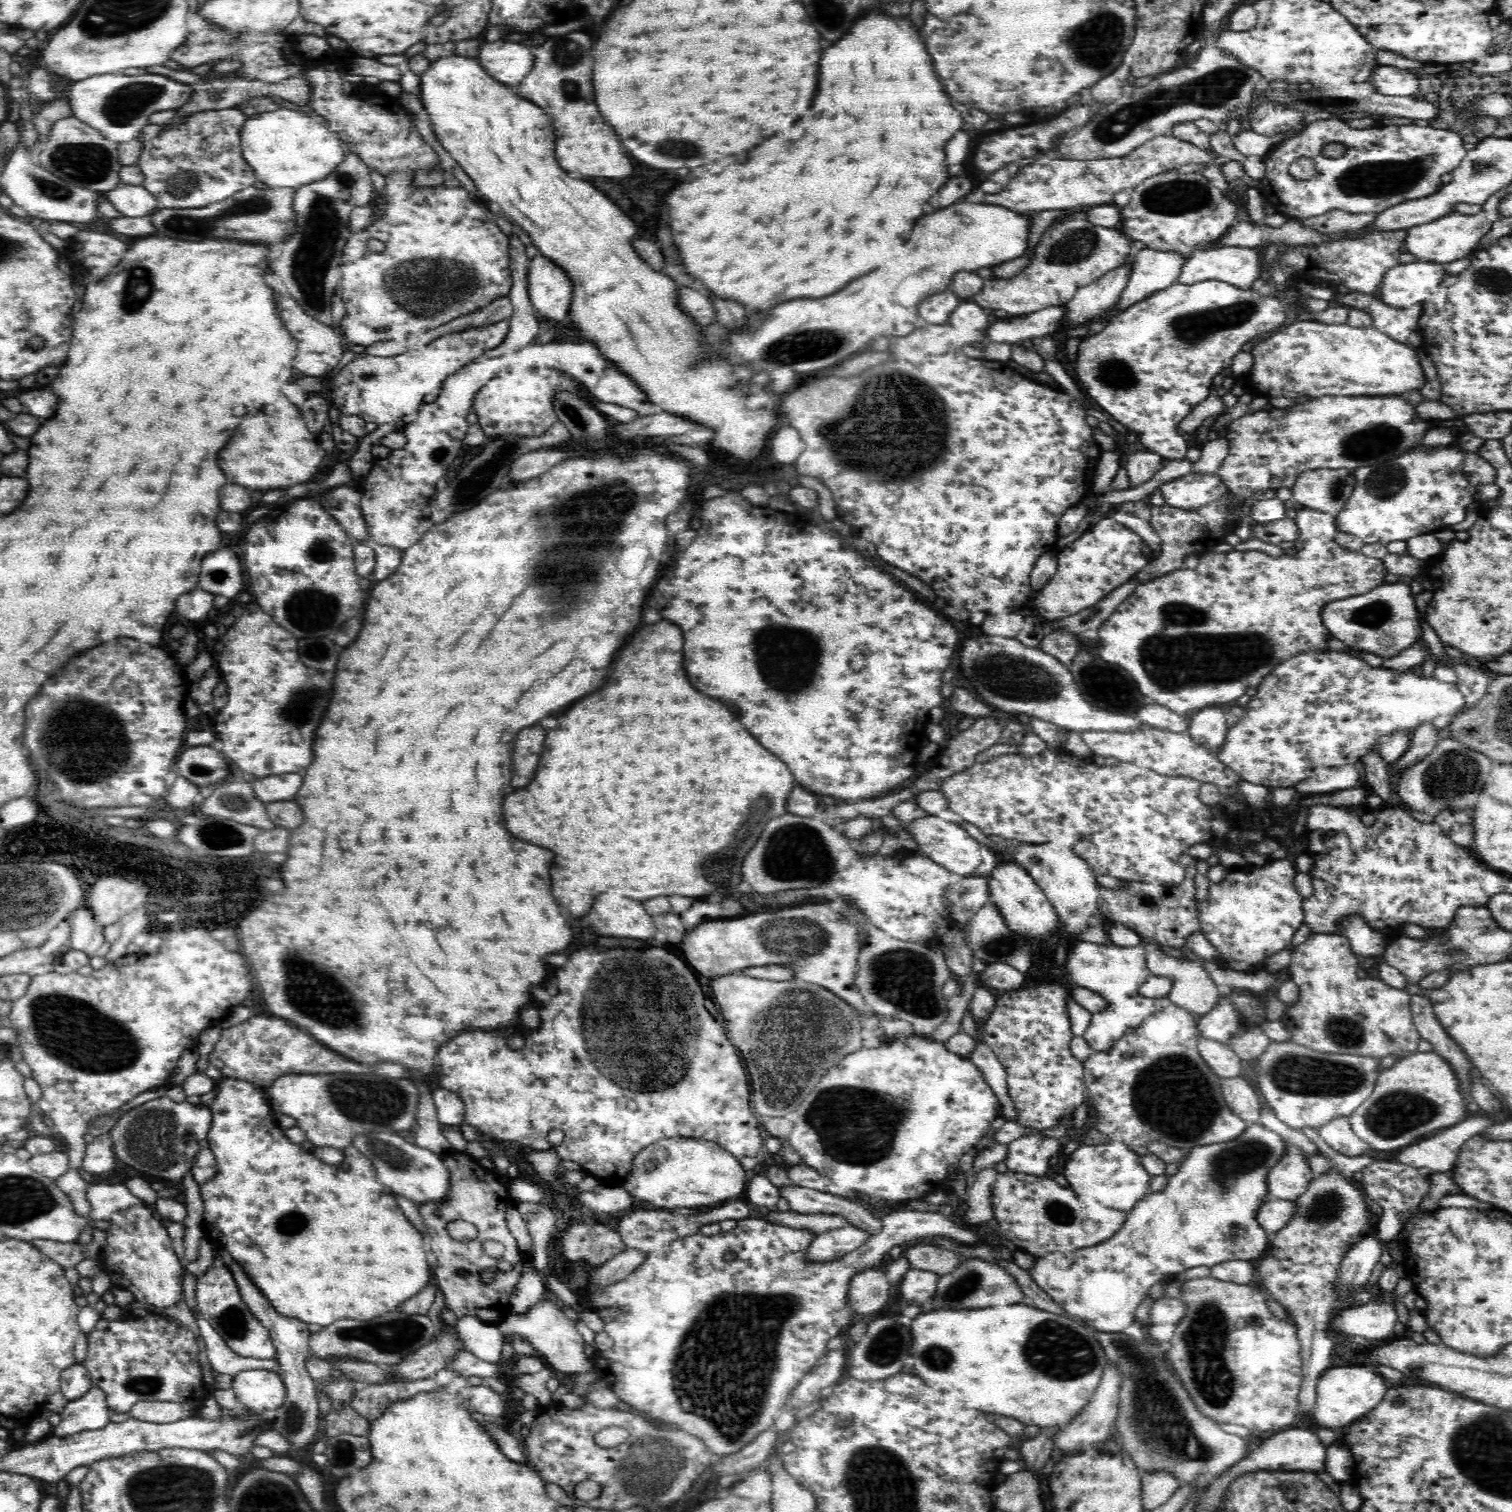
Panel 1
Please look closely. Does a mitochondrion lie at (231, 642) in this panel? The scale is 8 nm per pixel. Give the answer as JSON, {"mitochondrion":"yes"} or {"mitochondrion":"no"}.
{"mitochondrion":"no"}

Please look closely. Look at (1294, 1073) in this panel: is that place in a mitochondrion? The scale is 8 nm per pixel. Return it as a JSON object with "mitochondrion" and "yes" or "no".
{"mitochondrion":"yes"}

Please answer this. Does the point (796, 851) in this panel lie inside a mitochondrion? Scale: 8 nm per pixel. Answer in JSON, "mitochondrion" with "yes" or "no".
{"mitochondrion":"yes"}

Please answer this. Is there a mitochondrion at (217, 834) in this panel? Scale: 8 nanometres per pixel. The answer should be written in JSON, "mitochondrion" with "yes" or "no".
{"mitochondrion":"yes"}

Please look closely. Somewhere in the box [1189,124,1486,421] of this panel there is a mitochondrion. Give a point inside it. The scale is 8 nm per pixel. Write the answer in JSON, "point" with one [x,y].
{"point":[1376,179]}

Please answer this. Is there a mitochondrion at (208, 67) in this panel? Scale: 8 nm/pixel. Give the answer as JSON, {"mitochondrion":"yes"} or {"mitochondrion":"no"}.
{"mitochondrion":"no"}

